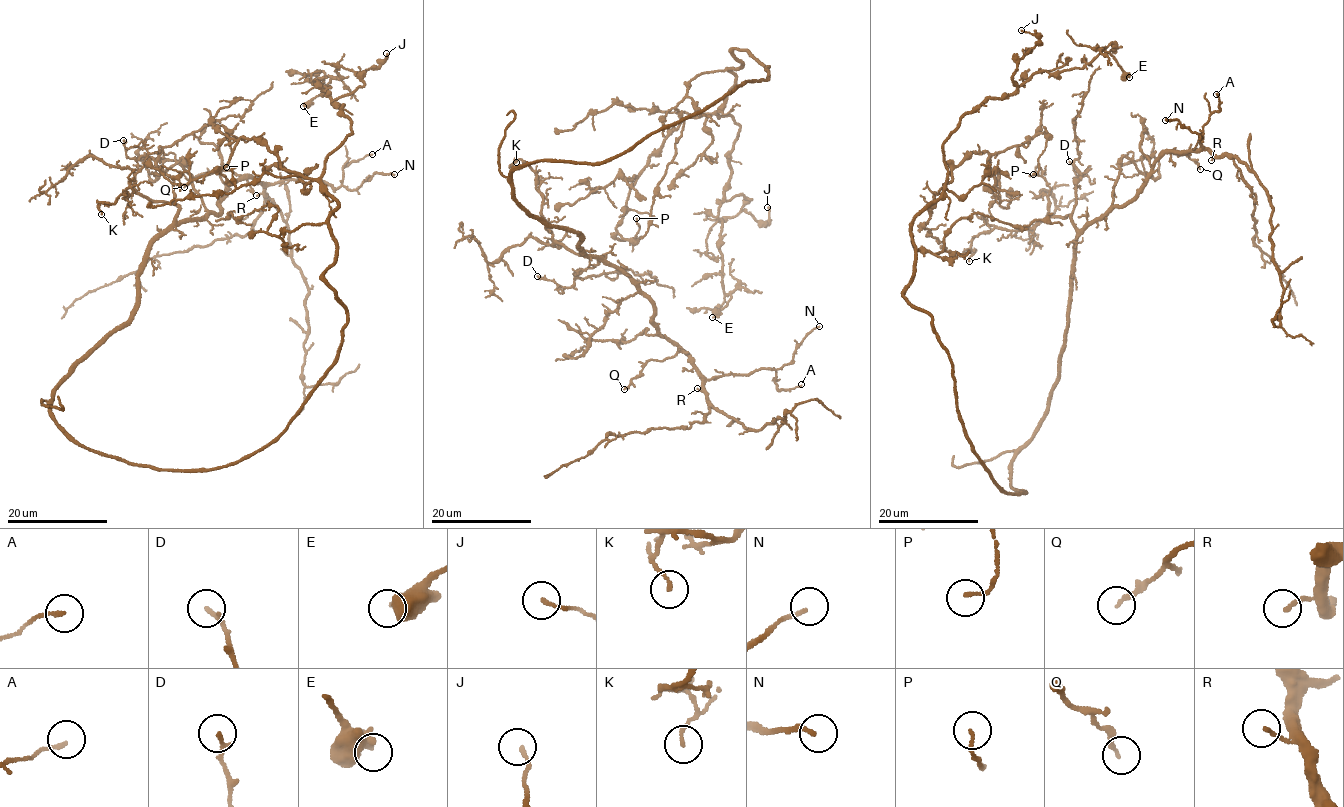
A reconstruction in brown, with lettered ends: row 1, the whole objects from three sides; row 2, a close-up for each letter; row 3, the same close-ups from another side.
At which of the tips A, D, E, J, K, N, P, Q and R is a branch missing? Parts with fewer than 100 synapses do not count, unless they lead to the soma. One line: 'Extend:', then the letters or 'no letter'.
Extend: no letter

